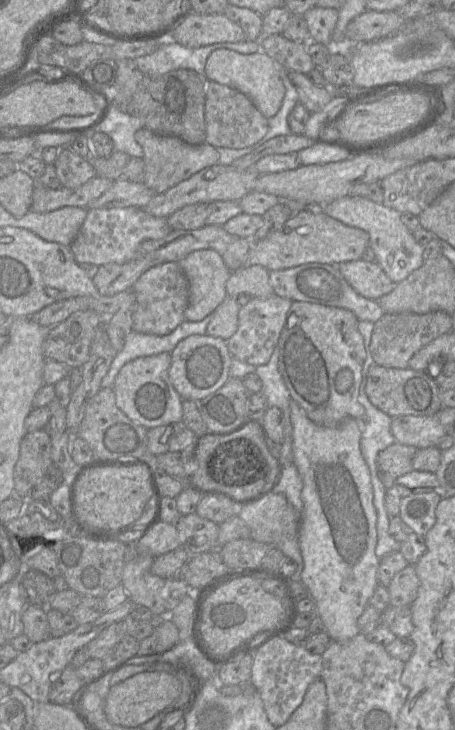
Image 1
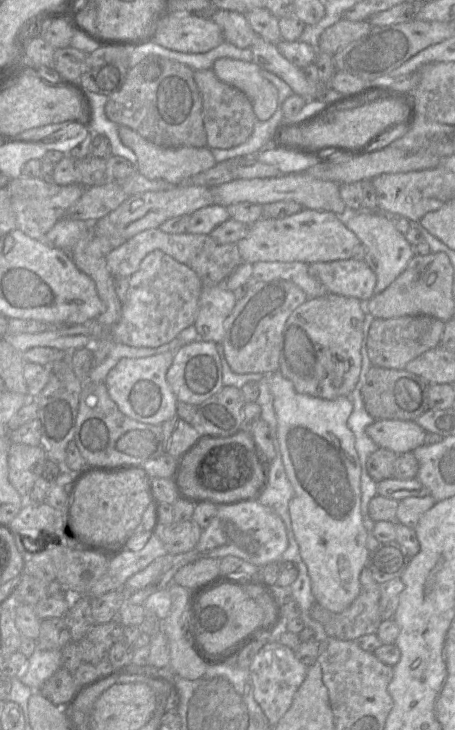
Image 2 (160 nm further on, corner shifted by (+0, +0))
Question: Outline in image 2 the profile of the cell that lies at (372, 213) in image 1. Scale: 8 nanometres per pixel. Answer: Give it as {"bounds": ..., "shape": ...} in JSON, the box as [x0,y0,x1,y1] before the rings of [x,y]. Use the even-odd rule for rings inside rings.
{"bounds":[343,210,413,294],"shape":[[[364,210],[348,211],[343,217],[343,222],[366,247],[364,261],[377,276],[374,294],[384,291],[407,267],[413,258],[412,245],[406,240],[405,235],[397,230],[393,221],[383,214]]]}

